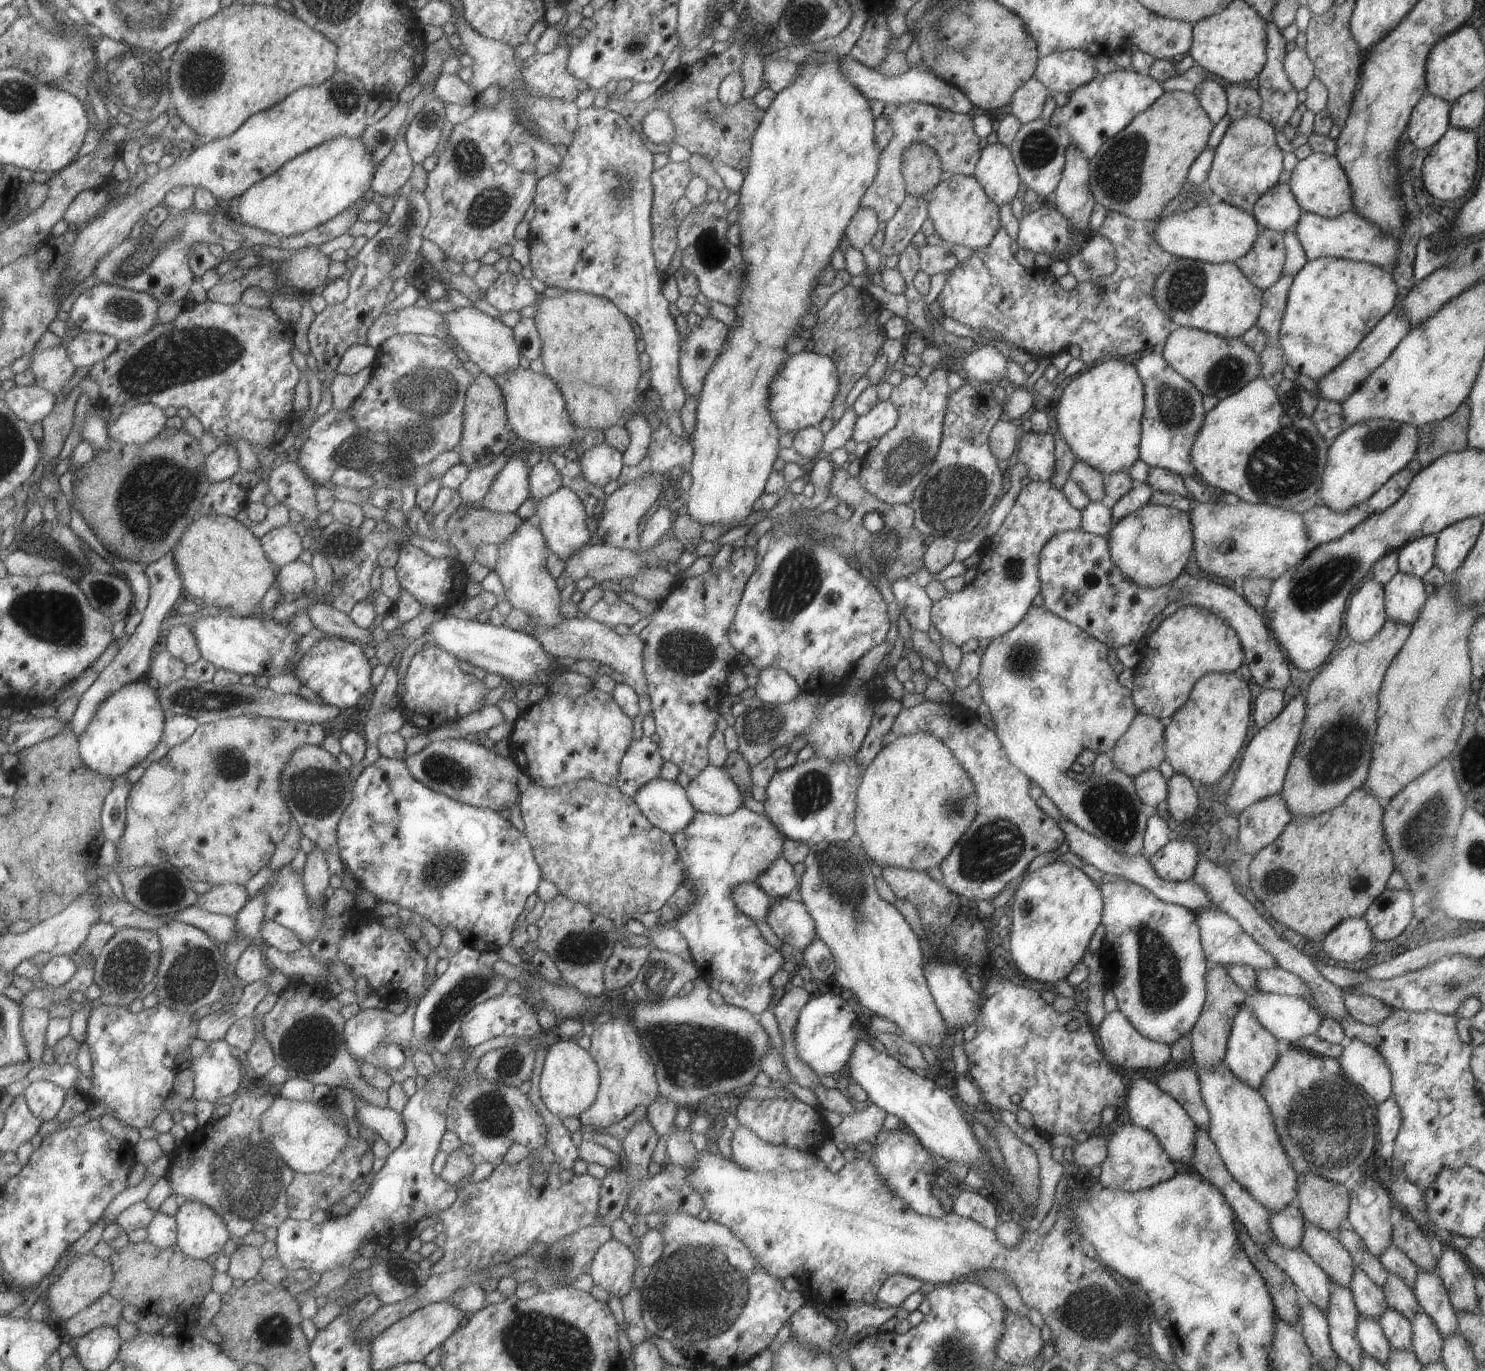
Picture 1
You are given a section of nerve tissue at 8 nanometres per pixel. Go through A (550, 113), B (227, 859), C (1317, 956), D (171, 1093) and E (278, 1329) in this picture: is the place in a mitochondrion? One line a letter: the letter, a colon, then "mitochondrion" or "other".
A: mitochondrion
B: other
C: other
D: other
E: mitochondrion

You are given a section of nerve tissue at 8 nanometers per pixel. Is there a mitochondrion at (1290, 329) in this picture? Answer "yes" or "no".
no

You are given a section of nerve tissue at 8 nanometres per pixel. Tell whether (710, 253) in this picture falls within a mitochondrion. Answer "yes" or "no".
yes

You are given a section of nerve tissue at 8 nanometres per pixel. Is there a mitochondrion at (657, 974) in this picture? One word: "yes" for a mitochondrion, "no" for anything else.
yes

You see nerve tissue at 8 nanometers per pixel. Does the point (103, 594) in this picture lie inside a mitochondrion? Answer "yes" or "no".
yes

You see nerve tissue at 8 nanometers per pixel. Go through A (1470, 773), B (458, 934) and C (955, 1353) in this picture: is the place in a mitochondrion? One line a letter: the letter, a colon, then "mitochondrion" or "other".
A: mitochondrion
B: other
C: mitochondrion

